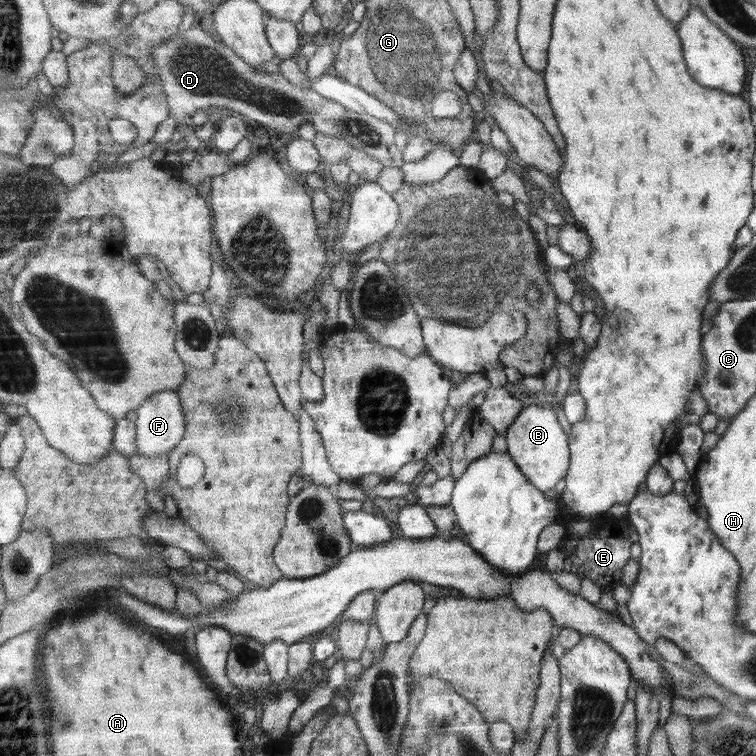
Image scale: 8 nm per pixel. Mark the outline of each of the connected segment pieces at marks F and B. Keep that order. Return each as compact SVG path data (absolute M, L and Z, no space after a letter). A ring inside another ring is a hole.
M165 391L152 395L141 408L136 410L136 415L138 416L135 420L137 425L136 443L139 447L139 455L149 458L169 457L186 435L186 416L182 411L182 399L178 392Z
M532 404L524 408L506 434L508 453L529 480L542 491L554 490L570 470L570 438L561 428L553 409L547 404Z

